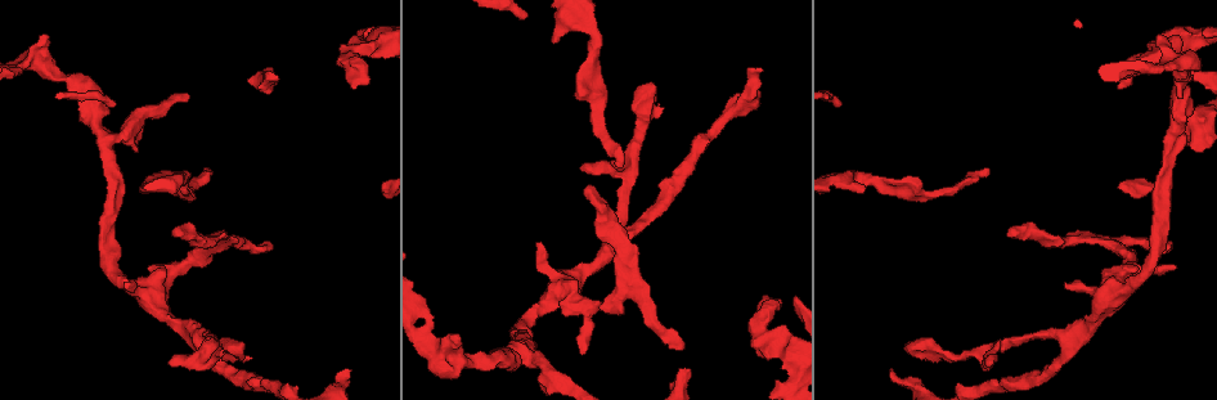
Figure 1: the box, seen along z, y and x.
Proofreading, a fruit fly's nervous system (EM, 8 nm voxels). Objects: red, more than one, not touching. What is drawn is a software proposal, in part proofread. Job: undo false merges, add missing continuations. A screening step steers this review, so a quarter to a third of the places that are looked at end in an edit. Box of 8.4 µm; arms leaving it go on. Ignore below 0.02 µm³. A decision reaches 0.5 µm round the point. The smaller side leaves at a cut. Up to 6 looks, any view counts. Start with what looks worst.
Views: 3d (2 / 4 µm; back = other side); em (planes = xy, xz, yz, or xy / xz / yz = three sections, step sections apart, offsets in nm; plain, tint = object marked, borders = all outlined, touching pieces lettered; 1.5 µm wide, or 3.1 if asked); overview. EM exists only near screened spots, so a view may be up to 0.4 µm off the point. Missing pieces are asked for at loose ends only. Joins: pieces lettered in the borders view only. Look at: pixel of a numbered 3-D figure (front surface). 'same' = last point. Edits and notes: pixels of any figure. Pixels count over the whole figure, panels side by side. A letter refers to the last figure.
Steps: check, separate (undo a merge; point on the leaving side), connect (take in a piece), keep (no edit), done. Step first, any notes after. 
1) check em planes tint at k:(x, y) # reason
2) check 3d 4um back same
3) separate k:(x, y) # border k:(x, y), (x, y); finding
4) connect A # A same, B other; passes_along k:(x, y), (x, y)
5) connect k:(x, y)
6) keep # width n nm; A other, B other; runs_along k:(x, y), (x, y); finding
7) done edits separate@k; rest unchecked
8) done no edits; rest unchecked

check em planes tint at 1:(766, 297) # branch stops here

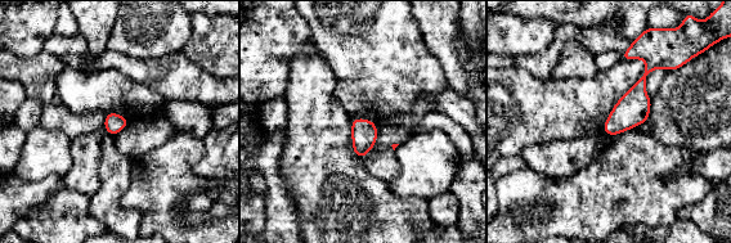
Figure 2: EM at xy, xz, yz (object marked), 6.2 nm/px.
check em planes borders same # see the neighbours

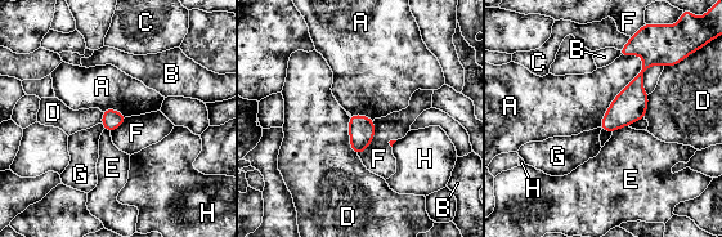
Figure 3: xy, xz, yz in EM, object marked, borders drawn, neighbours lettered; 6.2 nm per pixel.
keep # A other, B other, C other, D other, E other, F other, G other, H other; runs_along 3:(635, 48), (645, 67), (606, 128); none of them fits

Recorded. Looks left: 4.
check 3d 4um at 1:(1169, 141) # abrupt turn

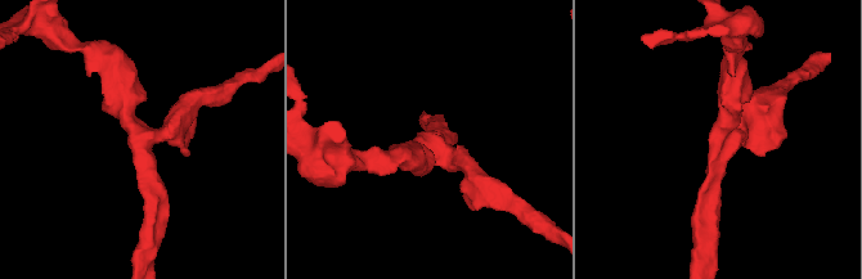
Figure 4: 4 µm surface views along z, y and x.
check em planes tint at 4:(140, 142) # arms 3; arm_widths 220, 260, 320 nm

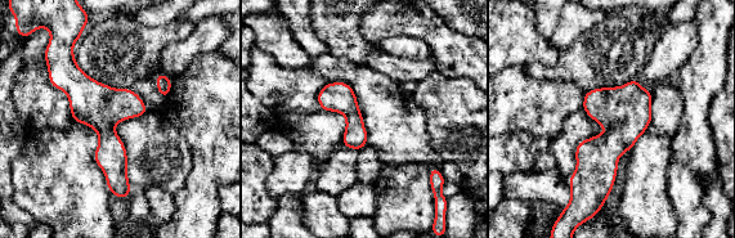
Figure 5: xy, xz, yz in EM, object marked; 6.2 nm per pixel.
check em planes borders same # see the neighbours

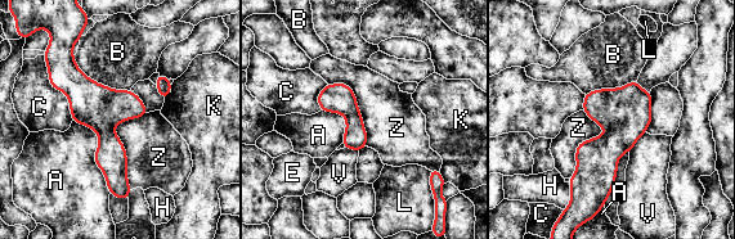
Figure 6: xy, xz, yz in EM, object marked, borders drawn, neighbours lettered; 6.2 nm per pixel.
keep # width 190 nm; A other, B other, C other, E other, H other, K other, L other, V other, Z other; border 6:(72, 120), (95, 132), (110, 193); one neuron here

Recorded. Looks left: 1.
done no edits; rest unchecked

